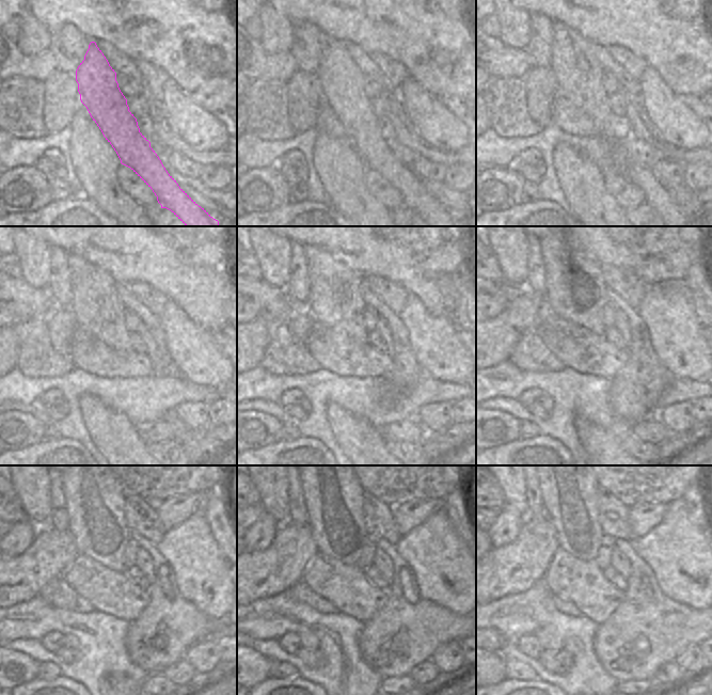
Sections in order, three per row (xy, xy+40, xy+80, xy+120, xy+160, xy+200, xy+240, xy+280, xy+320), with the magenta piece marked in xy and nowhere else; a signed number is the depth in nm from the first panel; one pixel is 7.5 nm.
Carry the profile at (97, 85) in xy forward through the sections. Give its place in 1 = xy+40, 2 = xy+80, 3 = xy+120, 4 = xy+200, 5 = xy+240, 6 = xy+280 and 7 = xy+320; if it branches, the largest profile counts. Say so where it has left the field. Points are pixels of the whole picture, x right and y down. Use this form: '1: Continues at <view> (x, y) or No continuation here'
1: Continues at xy+40 (341, 79)
2: Continues at xy+80 (578, 73)
3: Continues at xy+120 (95, 303)
4: Continues at xy+200 (575, 290)
5: Continues at xy+240 (94, 495)
6: Continues at xy+280 (333, 498)
7: Continues at xy+320 (569, 488)

